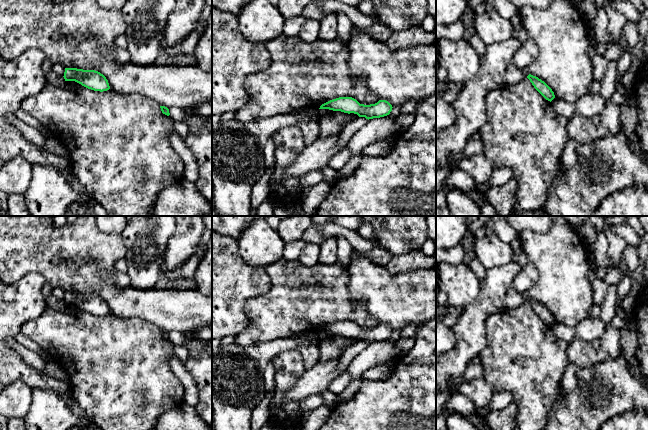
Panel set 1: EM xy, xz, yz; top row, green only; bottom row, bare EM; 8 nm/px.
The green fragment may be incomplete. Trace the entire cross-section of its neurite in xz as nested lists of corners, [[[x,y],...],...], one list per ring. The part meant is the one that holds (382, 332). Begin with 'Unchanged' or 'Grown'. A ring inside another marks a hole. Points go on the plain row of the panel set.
Unchanged. [[[339,321],[322,328],[319,333],[341,335],[348,338],[354,337],[369,344],[389,339],[392,332],[392,329],[386,324],[379,324],[375,328],[364,329],[352,321]]]

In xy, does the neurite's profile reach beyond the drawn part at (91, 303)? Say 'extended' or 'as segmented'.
as segmented

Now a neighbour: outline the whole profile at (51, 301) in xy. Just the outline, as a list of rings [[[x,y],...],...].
[[[53,295],[46,297],[46,304],[48,307],[54,308],[54,309],[60,309],[65,306],[65,303],[63,300],[59,300]]]

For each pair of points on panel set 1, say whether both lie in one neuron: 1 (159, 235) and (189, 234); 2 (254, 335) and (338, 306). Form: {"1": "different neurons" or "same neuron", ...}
{"1": "different neurons", "2": "same neuron"}

